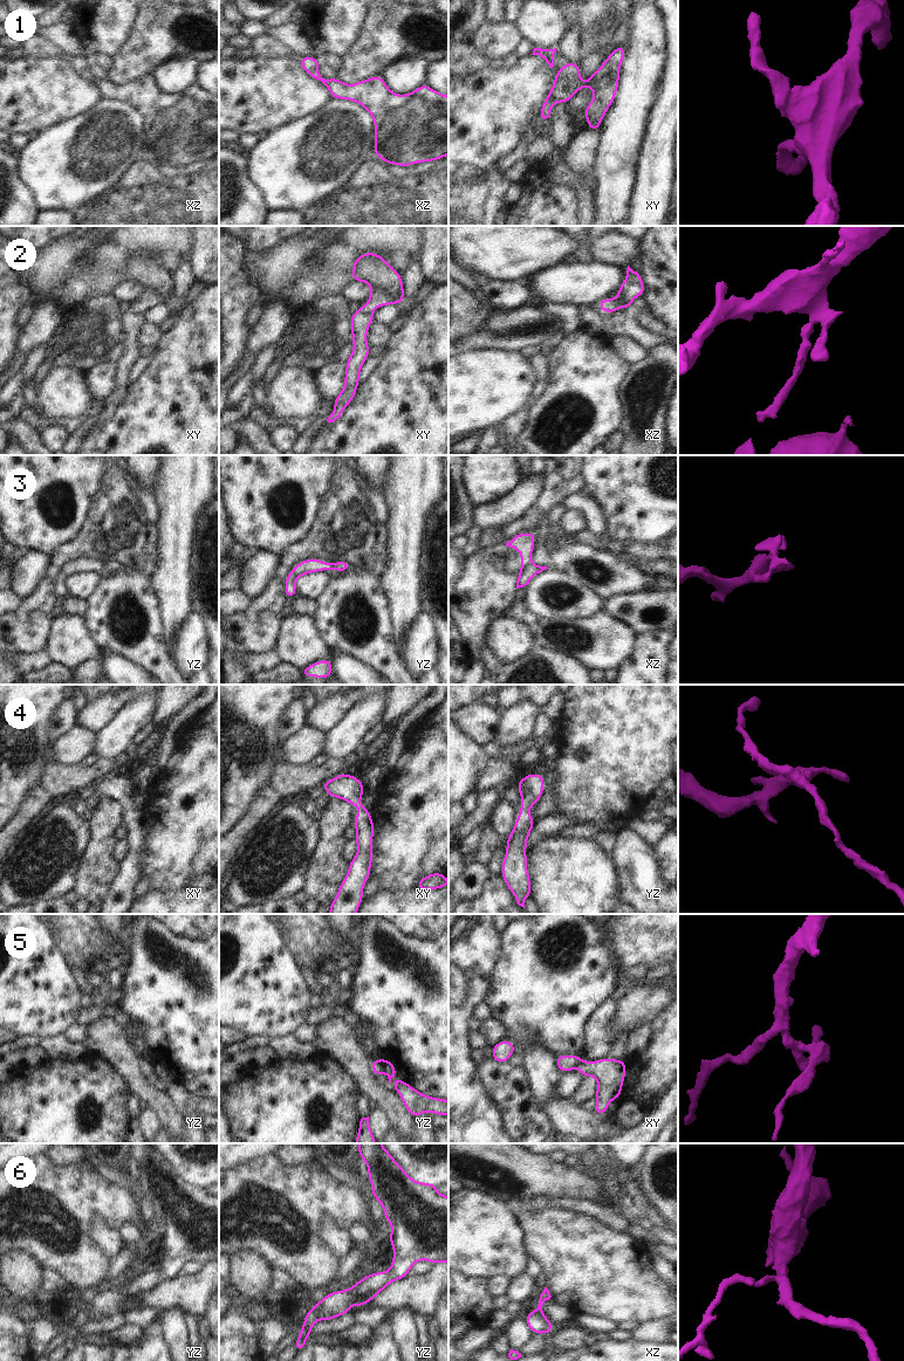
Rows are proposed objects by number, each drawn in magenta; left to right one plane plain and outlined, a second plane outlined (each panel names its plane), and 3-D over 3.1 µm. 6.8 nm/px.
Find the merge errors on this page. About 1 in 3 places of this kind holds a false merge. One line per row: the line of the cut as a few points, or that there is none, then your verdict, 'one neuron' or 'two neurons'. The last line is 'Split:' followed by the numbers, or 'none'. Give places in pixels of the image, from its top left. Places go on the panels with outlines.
1: no cut; one neuron
2: no cut; one neuron
3: cut in xz along (529, 561), (521, 566); two neurons
4: no cut; one neuron
5: cut in yz along (379, 1058), (383, 1071); two neurons
6: no cut; one neuron
Split: 3, 5

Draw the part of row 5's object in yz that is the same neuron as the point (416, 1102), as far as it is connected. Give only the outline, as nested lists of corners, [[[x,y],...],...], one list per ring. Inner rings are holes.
[[[384,1058],[379,1059],[383,1064],[383,1072],[388,1075],[390,1084],[391,1078],[396,1077],[398,1073],[397,1068],[391,1060]],[[402,1078],[393,1085],[390,1084],[390,1086],[398,1093],[404,1107],[415,1119],[418,1119],[423,1112],[448,1116],[448,1100],[425,1095],[415,1090],[410,1084],[405,1082]]]

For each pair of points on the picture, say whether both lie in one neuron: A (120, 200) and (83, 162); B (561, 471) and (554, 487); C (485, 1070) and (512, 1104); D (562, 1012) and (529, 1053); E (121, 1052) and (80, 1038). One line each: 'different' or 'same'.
A: different
B: same
C: same
D: different
E: different

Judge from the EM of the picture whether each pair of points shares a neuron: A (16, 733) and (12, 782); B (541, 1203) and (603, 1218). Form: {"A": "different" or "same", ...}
{"A": "same", "B": "same"}

